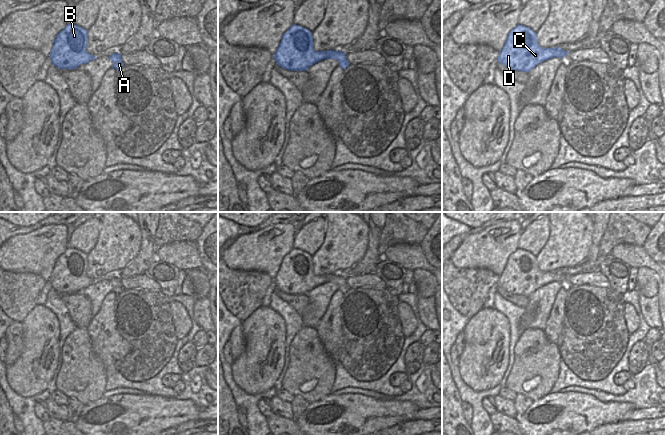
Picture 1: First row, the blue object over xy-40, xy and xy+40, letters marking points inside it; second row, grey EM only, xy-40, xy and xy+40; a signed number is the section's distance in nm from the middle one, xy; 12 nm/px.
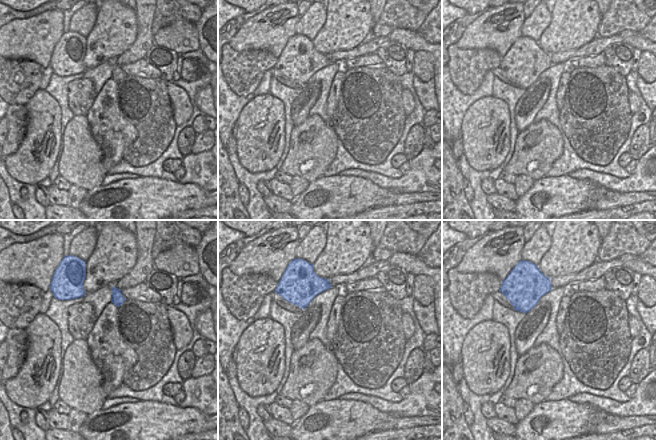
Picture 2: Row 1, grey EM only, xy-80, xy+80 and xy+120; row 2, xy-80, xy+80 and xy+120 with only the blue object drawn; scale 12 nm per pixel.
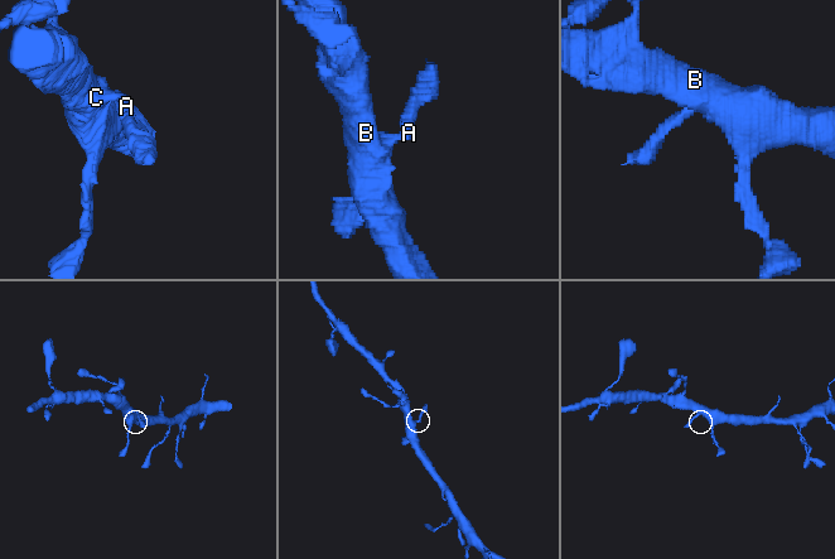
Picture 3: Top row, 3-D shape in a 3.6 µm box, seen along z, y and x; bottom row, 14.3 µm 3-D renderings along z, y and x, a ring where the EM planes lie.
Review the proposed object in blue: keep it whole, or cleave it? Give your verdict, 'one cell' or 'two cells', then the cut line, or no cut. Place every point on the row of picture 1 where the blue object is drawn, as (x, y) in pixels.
one cell | no cut

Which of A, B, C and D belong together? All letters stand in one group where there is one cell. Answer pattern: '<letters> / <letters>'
A B C D

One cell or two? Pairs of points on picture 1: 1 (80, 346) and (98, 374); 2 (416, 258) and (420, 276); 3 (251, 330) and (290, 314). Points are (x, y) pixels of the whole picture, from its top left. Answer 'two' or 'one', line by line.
1: one
2: two
3: two

